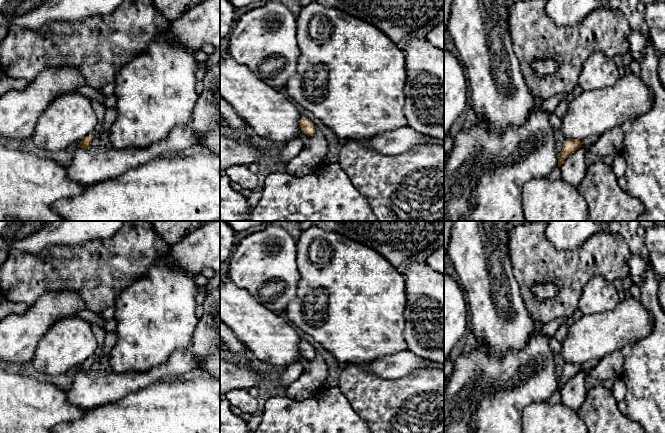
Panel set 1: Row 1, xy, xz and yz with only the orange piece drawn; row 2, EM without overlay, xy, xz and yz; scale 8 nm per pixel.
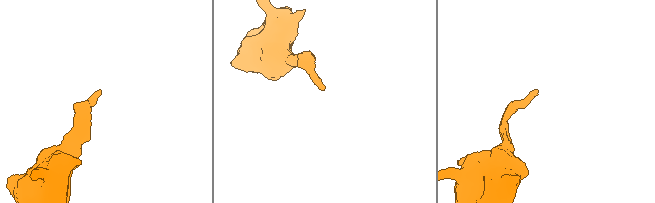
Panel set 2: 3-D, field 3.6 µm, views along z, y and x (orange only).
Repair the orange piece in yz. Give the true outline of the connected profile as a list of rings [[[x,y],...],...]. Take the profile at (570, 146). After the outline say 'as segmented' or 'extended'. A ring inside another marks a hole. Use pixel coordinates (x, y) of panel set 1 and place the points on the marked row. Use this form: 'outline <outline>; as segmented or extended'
outline [[[566,139],[564,141],[562,151],[558,153],[558,167],[561,167],[564,160],[573,154],[577,149],[582,147],[581,141],[577,139]]]; as segmented

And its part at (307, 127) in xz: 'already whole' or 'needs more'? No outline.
already whole

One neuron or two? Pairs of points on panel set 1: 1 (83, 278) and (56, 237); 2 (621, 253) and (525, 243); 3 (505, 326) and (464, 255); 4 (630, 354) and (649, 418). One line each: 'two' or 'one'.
1: two
2: one
3: one
4: one

